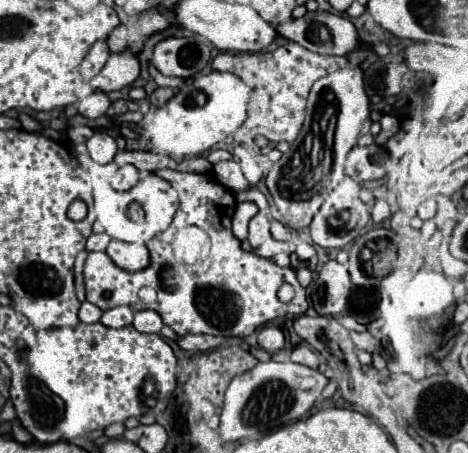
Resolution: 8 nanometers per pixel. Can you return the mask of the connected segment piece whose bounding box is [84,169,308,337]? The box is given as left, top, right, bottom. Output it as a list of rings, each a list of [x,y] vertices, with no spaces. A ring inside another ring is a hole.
[[[160,169],[156,173],[168,181],[180,197],[180,207],[172,225],[146,241],[150,251],[148,269],[128,273],[114,265],[106,253],[88,253],[84,263],[86,299],[98,305],[102,311],[128,305],[134,311],[154,309],[162,315],[164,323],[172,327],[180,337],[186,333],[208,333],[224,337],[248,337],[258,327],[284,315],[304,315],[308,309],[306,291],[296,279],[296,271],[306,267],[292,255],[290,267],[280,267],[274,261],[256,257],[240,247],[240,239],[232,233],[232,217],[236,199],[230,189],[216,181],[212,173],[180,173],[172,169]],[[282,283],[290,283],[296,289],[296,297],[290,303],[282,303],[276,295]],[[142,287],[152,287],[158,299],[144,305],[138,297]],[[104,293],[110,293],[106,299]]]

